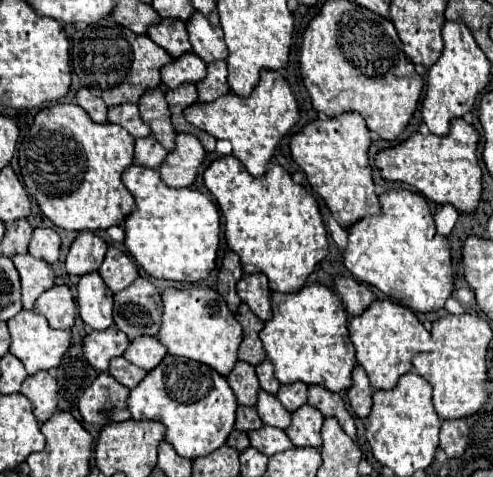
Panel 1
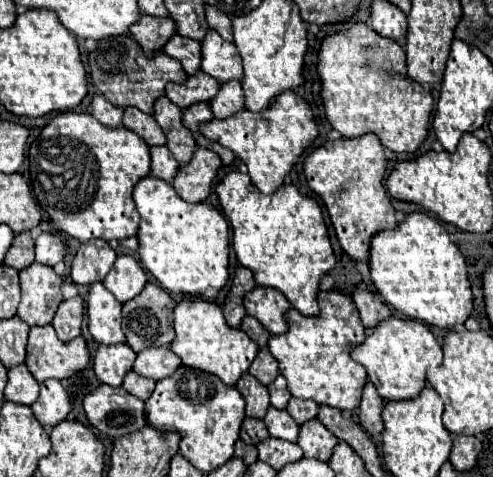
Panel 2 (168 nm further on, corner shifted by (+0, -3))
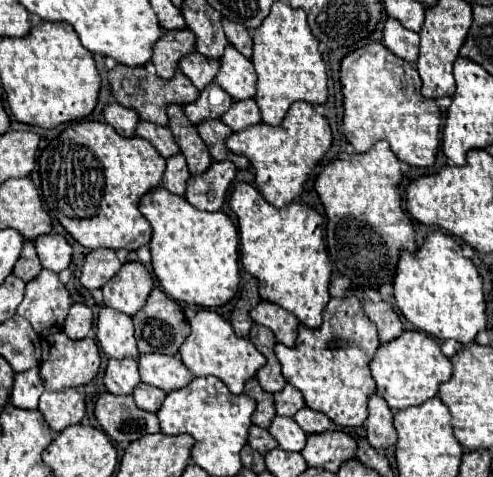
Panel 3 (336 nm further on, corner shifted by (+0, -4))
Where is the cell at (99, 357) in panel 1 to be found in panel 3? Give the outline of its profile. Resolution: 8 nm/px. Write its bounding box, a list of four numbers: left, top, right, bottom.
[104,358,140,396]

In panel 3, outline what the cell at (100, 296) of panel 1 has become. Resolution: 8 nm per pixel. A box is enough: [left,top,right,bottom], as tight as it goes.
[96,306,138,358]

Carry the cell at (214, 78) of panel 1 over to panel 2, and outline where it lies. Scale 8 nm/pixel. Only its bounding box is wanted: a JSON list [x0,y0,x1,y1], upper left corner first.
[210,81,244,119]

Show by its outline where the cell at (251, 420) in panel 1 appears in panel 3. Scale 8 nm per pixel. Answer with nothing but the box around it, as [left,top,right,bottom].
[248,426,278,454]

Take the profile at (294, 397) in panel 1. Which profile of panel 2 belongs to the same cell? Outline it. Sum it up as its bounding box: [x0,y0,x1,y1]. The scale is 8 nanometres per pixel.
[286,397,318,425]

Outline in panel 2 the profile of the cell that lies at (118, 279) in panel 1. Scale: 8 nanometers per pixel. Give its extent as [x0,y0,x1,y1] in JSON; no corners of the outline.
[104,255,146,303]

